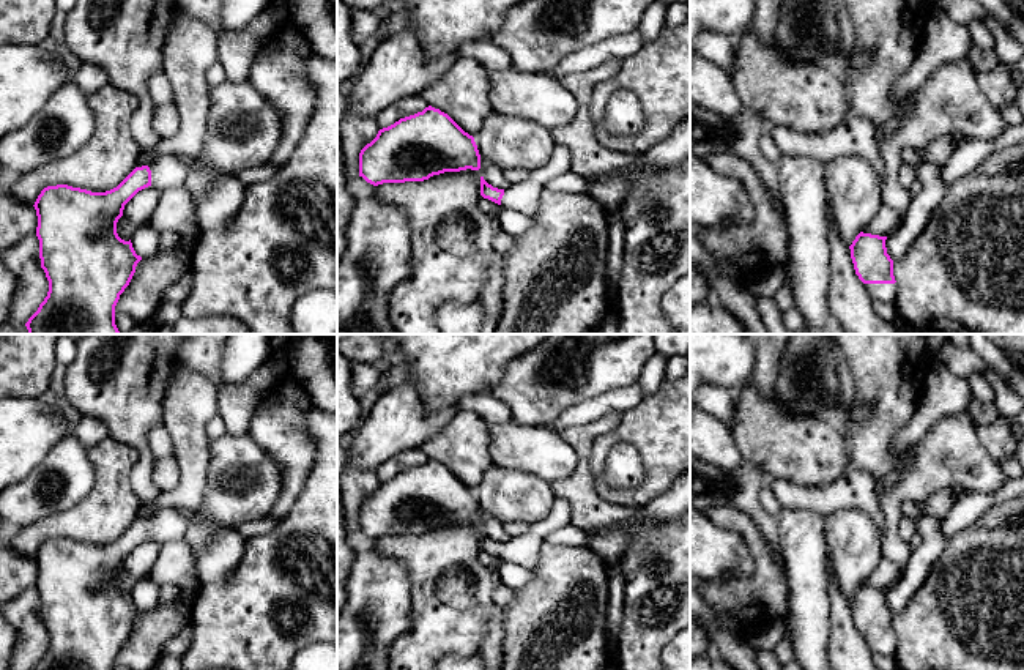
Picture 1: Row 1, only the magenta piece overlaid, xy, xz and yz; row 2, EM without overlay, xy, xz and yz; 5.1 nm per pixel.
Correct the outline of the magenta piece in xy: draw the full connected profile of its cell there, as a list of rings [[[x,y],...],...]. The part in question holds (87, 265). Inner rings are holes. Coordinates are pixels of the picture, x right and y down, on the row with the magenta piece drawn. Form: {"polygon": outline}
{"polygon": [[[176,153],[159,156],[151,166],[135,167],[117,188],[106,192],[91,192],[68,184],[47,186],[35,202],[38,216],[36,236],[39,240],[41,268],[49,281],[49,292],[38,311],[25,323],[28,334],[120,334],[115,325],[115,306],[129,285],[137,263],[131,240],[124,241],[117,233],[117,222],[124,205],[142,189],[154,184],[159,188],[184,186],[189,169]]]}

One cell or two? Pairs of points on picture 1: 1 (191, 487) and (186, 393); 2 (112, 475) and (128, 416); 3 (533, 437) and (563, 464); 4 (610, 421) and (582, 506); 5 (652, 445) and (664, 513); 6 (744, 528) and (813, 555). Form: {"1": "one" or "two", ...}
{"1": "one", "2": "two", "3": "one", "4": "one", "5": "two", "6": "two"}

